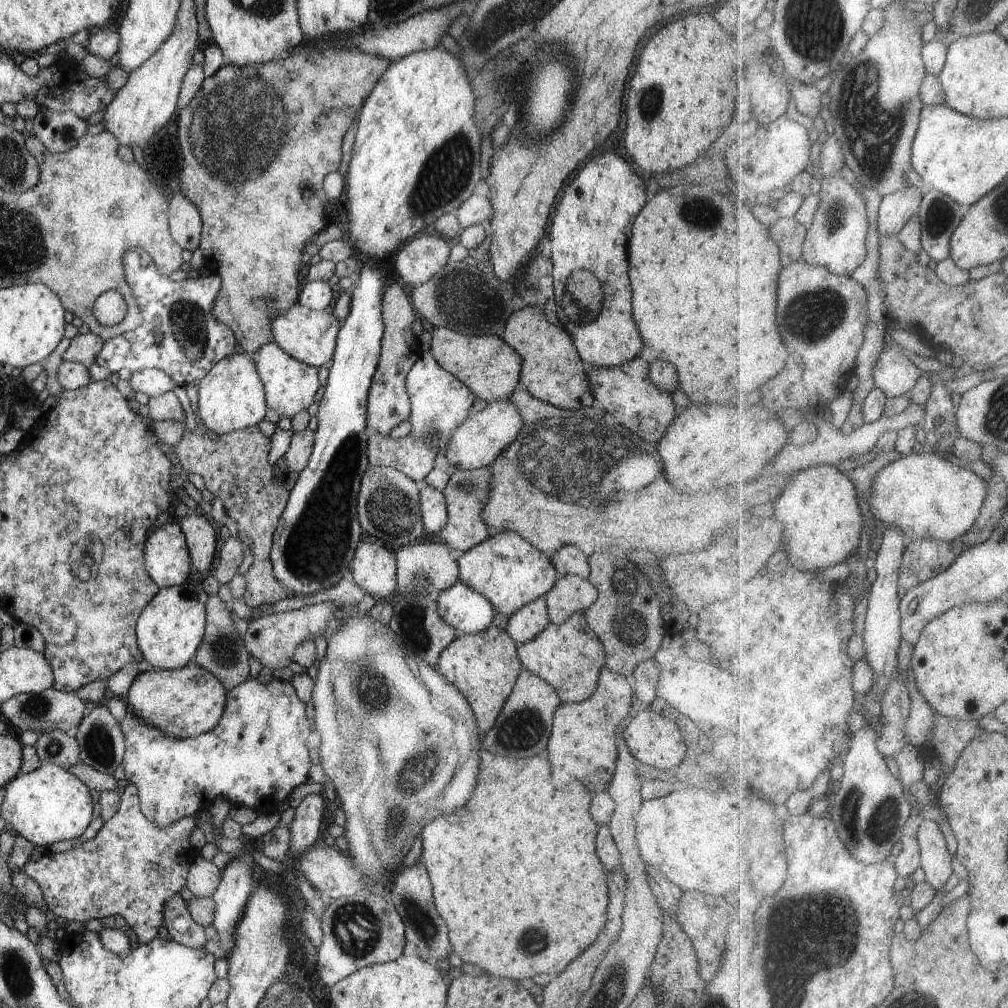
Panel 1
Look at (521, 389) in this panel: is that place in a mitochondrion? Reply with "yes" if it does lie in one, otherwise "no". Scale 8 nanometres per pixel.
no

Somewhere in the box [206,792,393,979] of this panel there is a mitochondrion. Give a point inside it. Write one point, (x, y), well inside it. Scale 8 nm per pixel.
(266, 938)

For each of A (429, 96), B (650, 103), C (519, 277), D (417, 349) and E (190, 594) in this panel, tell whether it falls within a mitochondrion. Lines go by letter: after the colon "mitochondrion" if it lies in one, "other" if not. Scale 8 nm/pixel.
A: other
B: mitochondrion
C: other
D: other
E: mitochondrion

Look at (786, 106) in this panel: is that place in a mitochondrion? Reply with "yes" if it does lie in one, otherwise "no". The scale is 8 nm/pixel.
no

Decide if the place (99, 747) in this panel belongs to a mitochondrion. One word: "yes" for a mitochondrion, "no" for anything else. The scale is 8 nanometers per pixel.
yes

